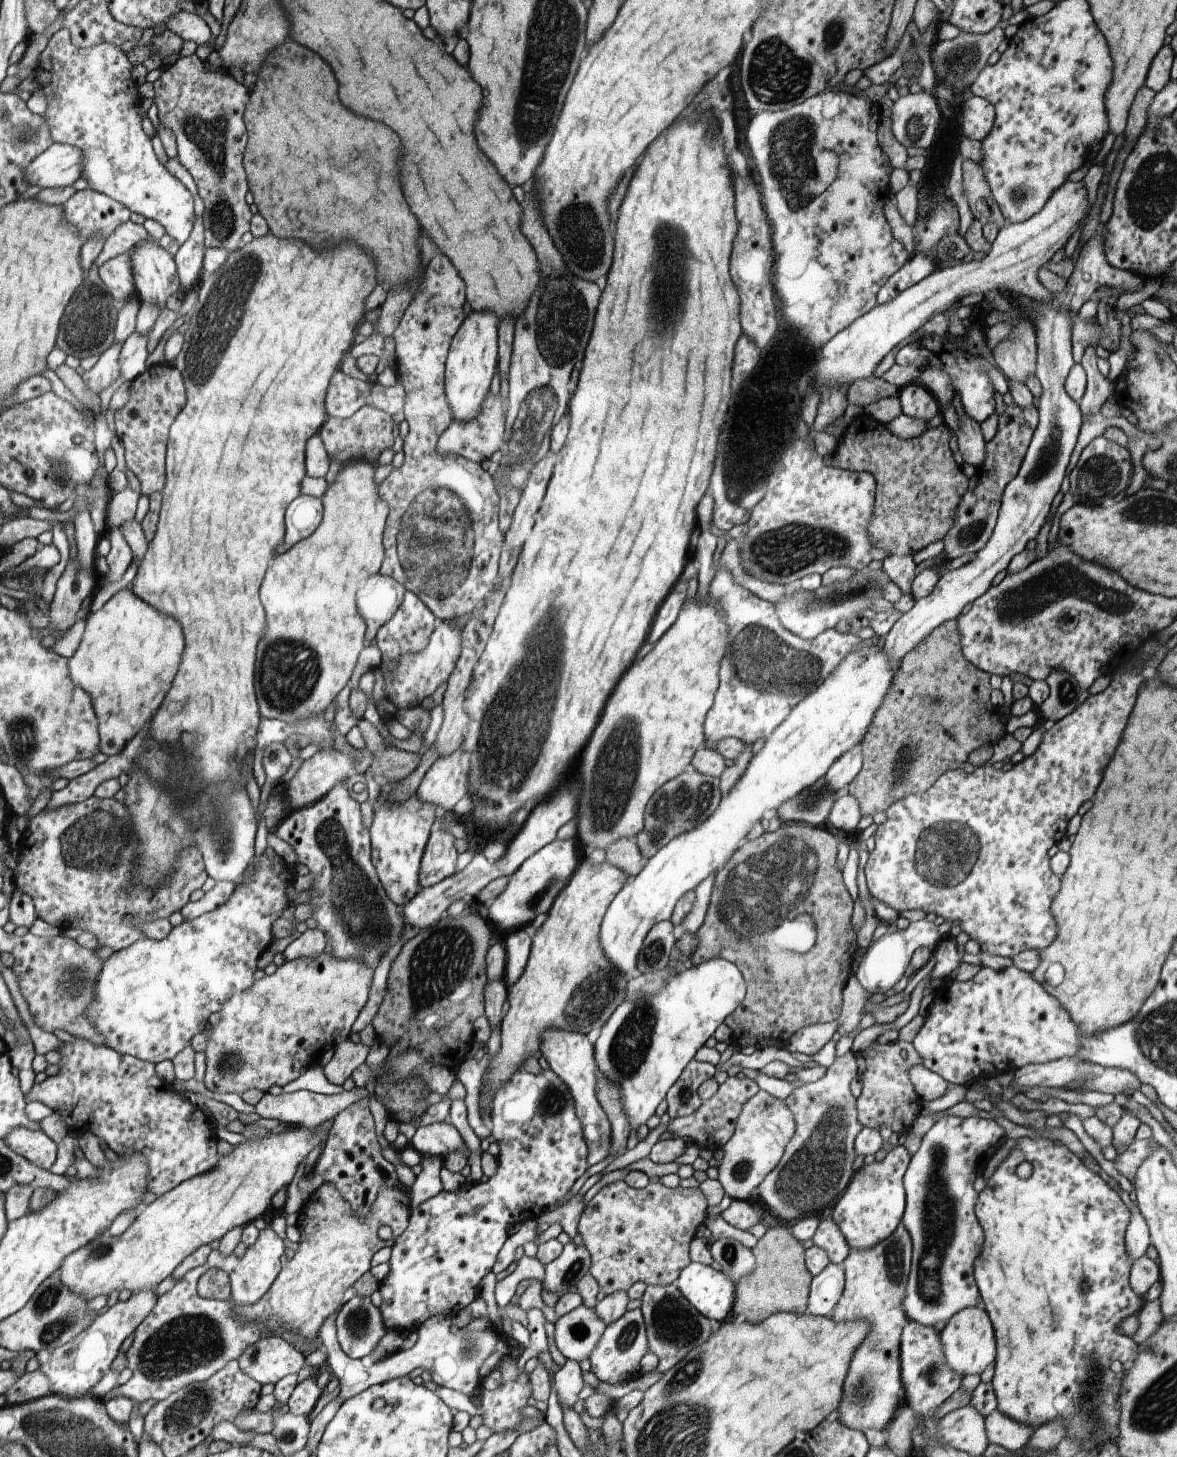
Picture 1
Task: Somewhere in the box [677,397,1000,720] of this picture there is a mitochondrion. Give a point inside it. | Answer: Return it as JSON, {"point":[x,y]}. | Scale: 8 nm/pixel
{"point":[762,663]}

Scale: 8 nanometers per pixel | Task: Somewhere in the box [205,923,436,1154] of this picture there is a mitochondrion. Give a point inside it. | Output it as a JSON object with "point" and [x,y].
{"point":[228,1064]}

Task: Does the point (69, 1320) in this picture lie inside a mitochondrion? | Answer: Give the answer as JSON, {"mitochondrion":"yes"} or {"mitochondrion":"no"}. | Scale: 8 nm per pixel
{"mitochondrion":"yes"}

